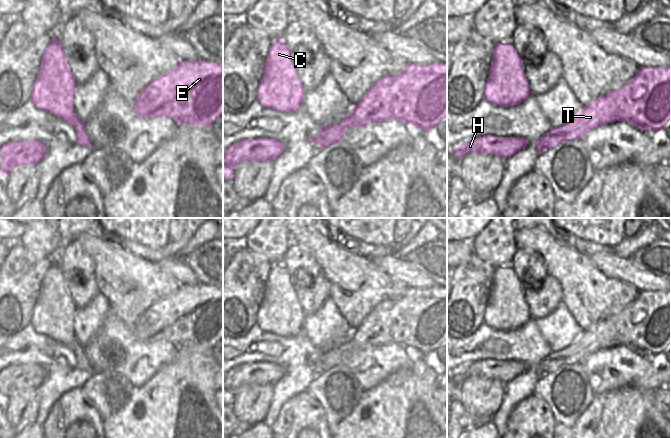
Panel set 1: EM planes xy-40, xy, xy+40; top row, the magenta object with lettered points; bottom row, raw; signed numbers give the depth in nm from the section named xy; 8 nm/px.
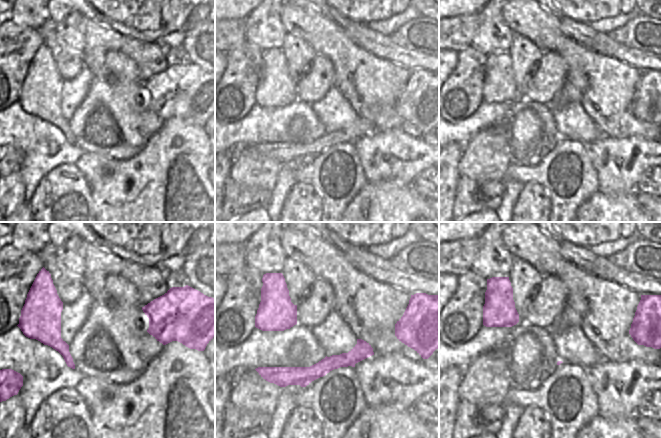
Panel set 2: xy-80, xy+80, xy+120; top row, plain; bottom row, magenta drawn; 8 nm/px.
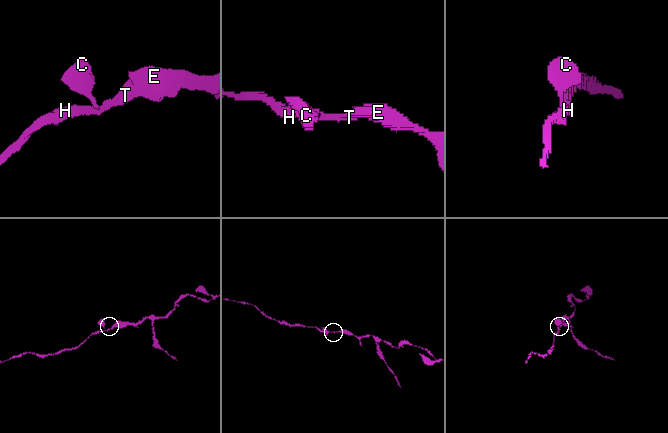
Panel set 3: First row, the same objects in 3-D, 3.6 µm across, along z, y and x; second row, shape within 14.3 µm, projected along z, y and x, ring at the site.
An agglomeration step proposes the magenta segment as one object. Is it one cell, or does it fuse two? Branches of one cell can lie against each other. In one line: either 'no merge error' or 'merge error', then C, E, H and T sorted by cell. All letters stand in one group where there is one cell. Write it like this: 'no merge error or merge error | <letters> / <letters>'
no merge error | C E H T

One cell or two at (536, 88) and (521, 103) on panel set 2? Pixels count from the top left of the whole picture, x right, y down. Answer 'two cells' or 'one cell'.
two cells

